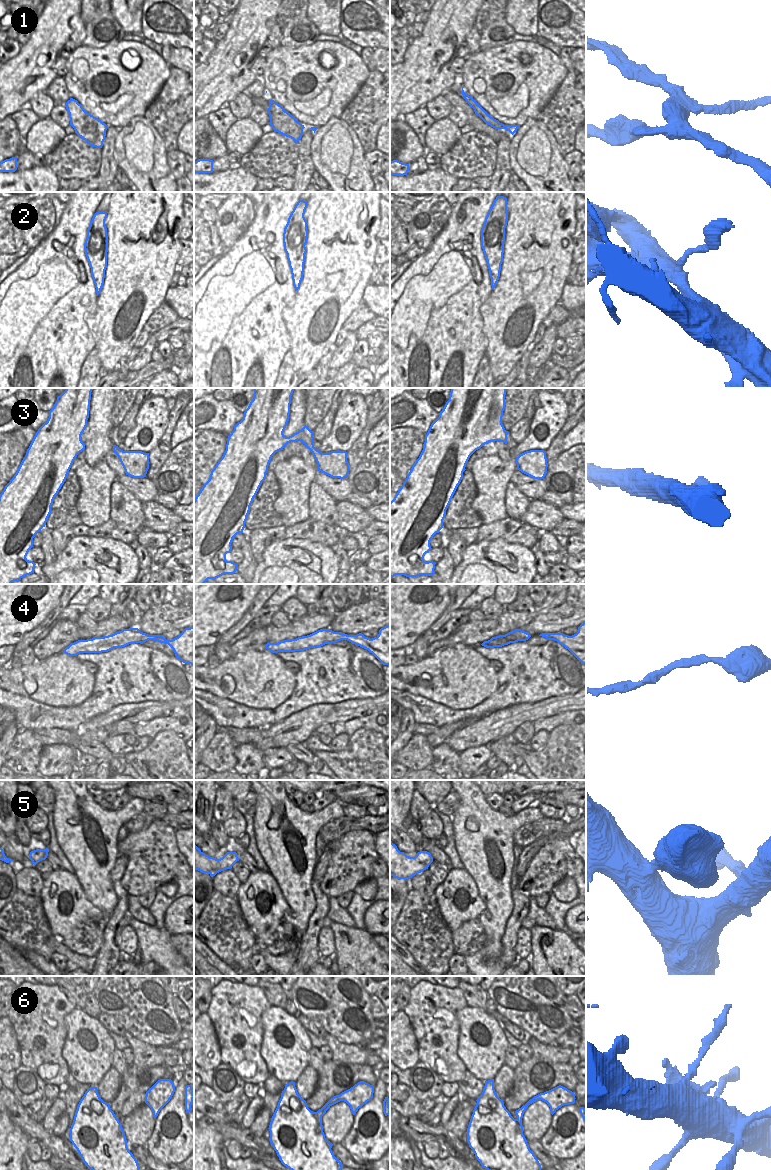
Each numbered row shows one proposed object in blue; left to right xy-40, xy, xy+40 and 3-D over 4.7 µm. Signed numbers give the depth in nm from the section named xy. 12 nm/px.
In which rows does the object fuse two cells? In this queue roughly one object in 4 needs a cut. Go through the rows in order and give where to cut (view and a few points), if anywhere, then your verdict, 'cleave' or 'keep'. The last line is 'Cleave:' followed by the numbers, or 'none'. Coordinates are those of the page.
1: xy+40 (473, 107), (479, 115) | cleave
2: no cut | keep
3: no cut | keep
4: no cut | keep
5: no cut | keep
6: xy (315, 1112), (321, 1119) | cleave
Cleave: 1, 6

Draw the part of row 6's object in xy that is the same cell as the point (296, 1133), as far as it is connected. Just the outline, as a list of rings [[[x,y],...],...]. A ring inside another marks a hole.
[[[295,1082],[285,1085],[269,1125],[270,1138],[281,1163],[290,1170],[341,1170],[342,1163],[334,1156],[333,1146],[323,1132],[322,1119],[311,1111],[298,1094]]]

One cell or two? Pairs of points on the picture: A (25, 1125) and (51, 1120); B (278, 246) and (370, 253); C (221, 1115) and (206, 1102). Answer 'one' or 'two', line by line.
A: two
B: two
C: one

